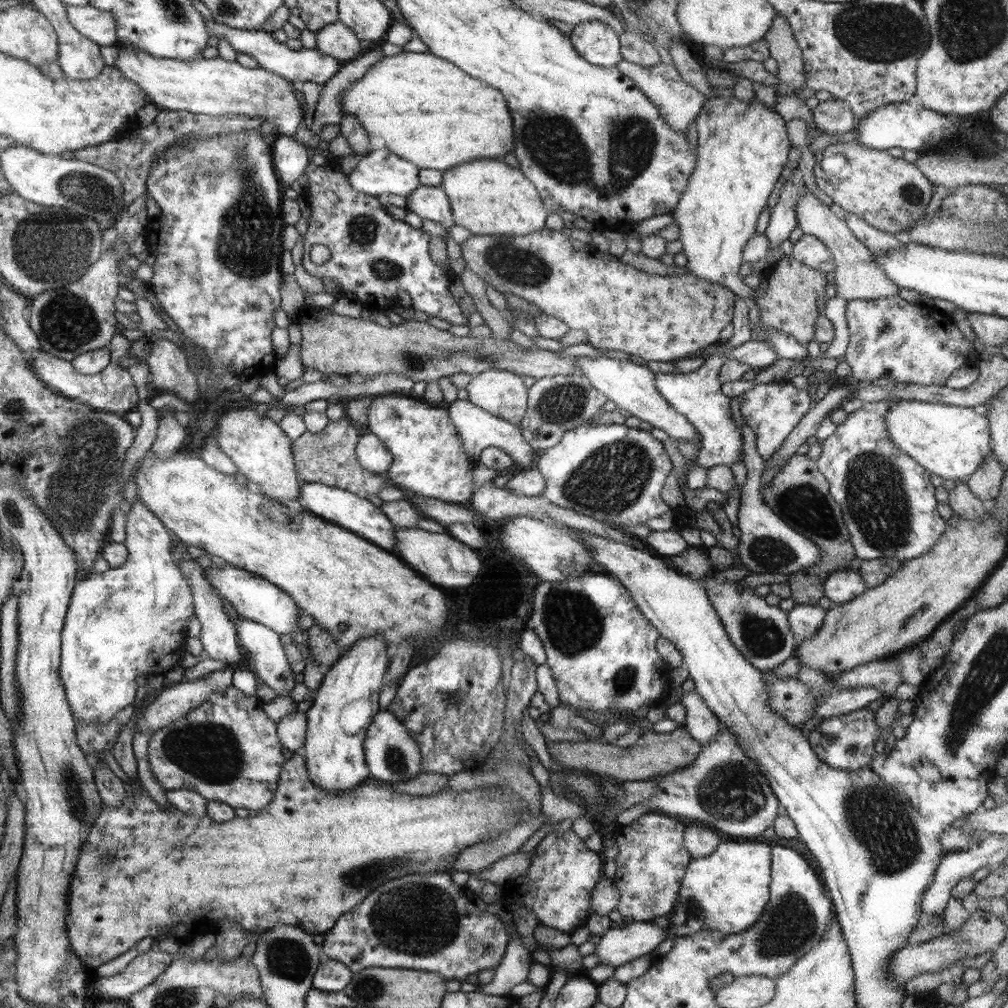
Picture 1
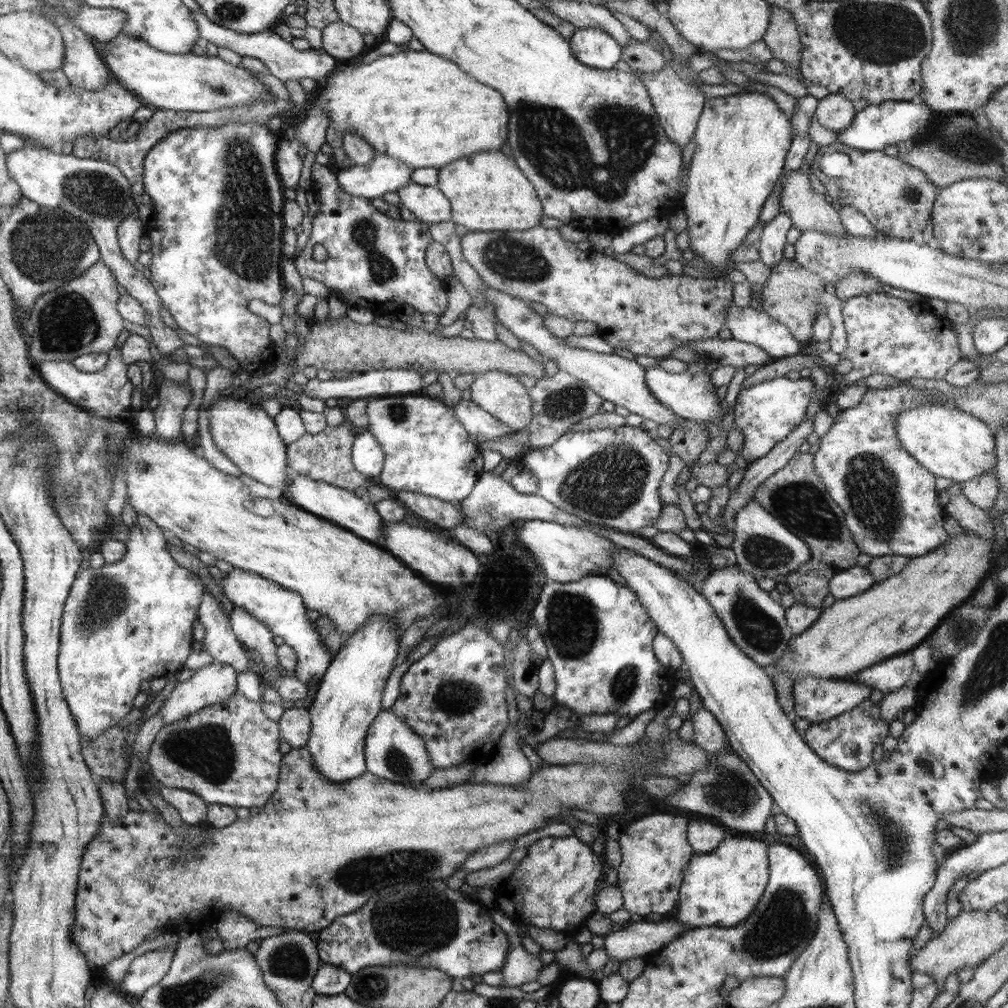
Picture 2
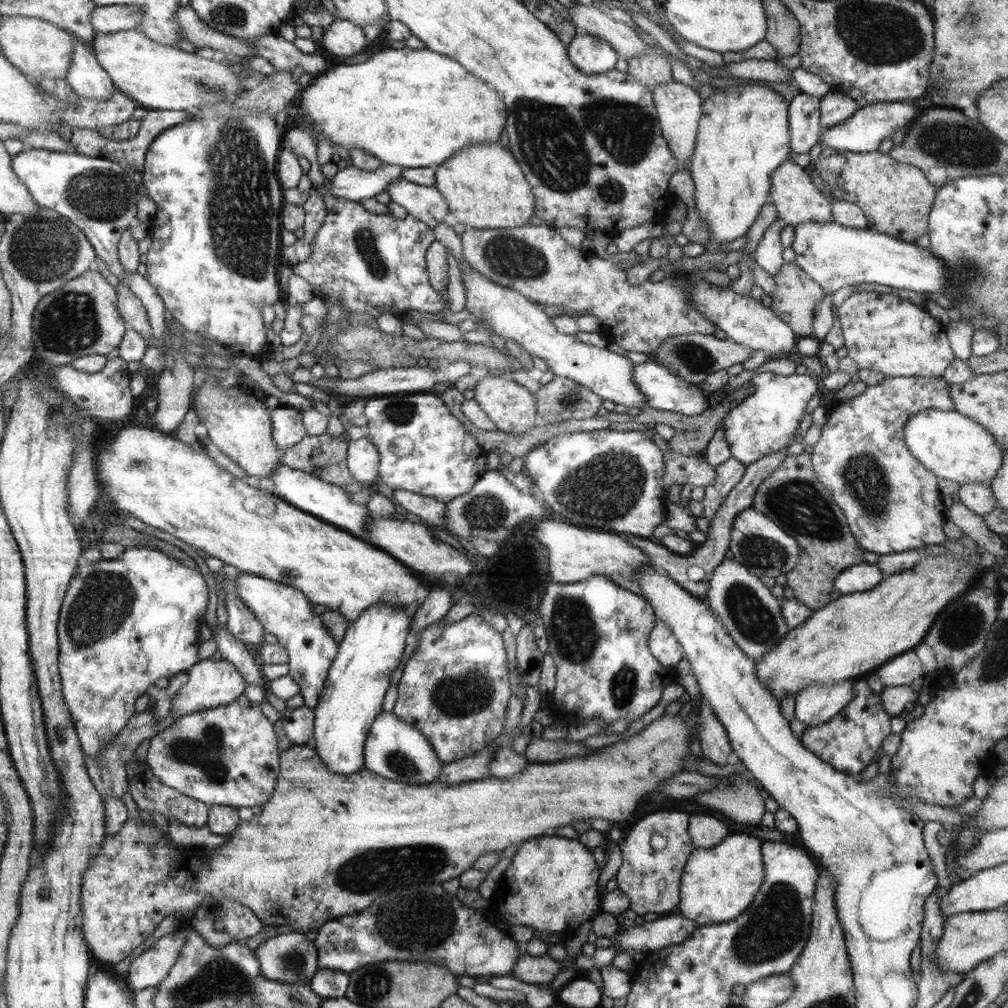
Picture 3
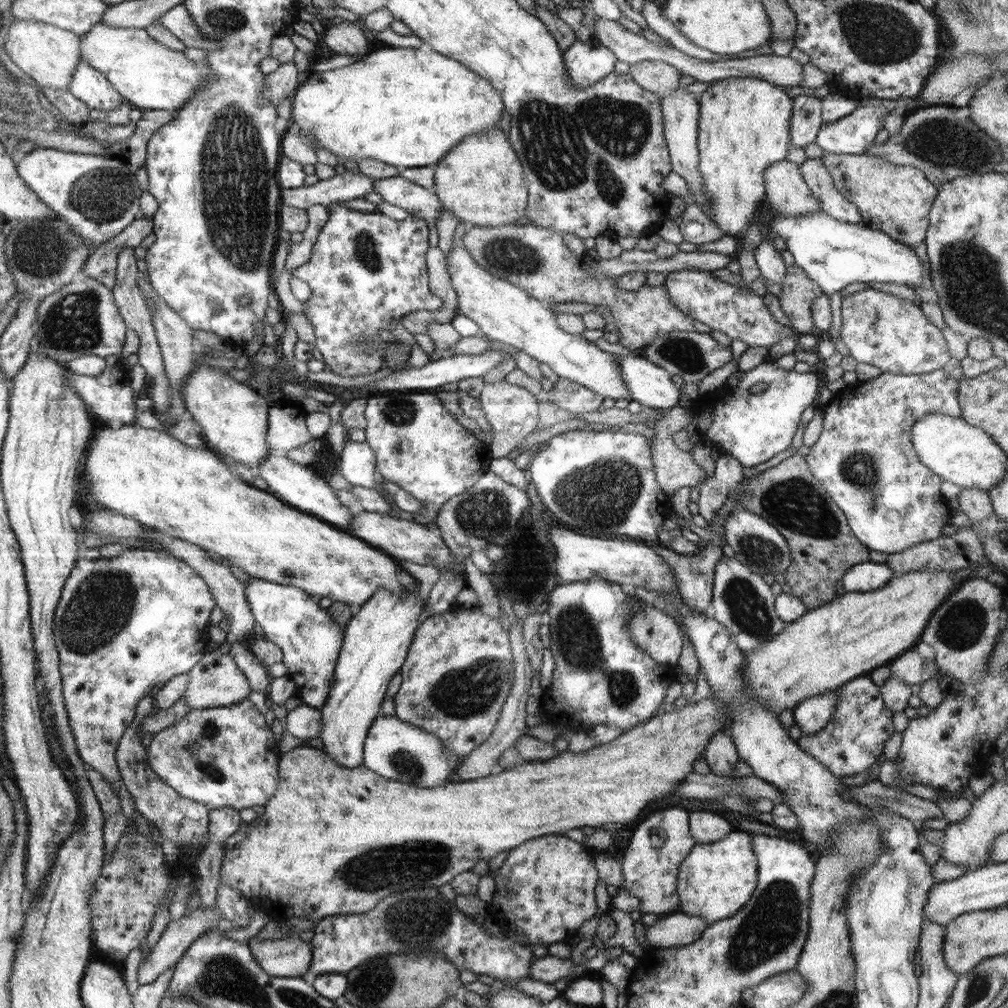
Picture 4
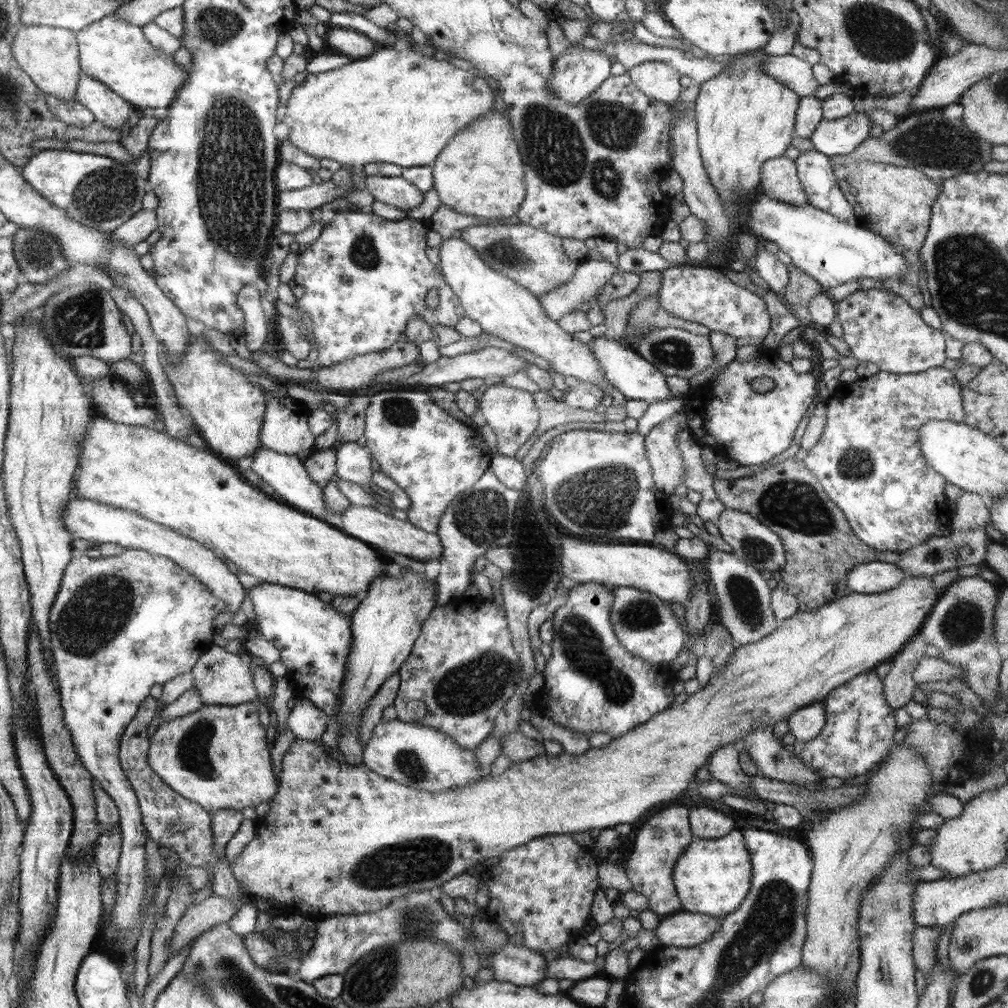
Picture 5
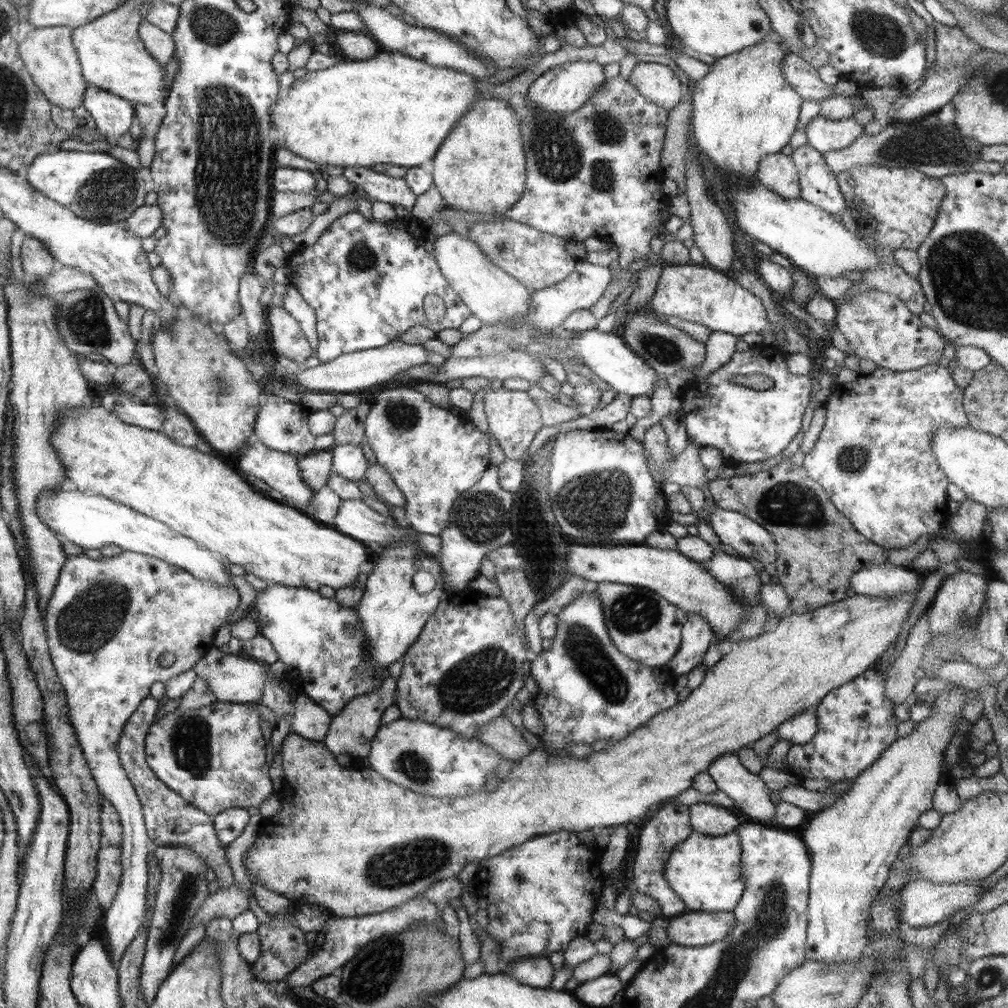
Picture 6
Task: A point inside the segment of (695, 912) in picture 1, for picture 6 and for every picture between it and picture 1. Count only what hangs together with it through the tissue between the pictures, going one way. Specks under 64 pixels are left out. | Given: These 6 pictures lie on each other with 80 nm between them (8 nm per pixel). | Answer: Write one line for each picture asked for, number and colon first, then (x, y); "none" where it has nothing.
2: (721, 888)
3: (717, 884)
4: (716, 879)
5: (712, 877)
6: (704, 871)

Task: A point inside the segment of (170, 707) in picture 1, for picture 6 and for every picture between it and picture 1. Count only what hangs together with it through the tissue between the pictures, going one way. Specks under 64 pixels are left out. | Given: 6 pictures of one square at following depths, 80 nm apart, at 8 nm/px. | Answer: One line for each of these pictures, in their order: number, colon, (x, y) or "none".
2: (215, 682)
3: (212, 683)
4: (216, 681)
5: (223, 678)
6: (232, 678)

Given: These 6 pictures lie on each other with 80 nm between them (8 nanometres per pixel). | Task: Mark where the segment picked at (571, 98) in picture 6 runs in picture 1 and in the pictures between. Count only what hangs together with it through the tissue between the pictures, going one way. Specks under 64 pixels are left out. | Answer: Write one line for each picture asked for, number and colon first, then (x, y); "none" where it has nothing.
1: (596, 42)
2: (592, 47)
3: (591, 55)
4: (586, 63)
5: (579, 72)

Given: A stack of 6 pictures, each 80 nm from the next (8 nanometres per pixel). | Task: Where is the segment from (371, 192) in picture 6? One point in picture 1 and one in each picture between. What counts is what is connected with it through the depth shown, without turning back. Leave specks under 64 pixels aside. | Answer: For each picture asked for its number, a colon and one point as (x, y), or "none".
1: (429, 202)
2: (428, 204)
3: (425, 203)
4: (418, 201)
5: (395, 191)

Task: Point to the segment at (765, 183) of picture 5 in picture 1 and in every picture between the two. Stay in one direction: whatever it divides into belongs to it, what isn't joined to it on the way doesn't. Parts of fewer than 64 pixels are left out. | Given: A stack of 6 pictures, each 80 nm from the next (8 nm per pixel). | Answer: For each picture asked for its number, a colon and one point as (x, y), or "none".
1: (857, 276)
2: (808, 210)
3: (796, 199)
4: (786, 192)

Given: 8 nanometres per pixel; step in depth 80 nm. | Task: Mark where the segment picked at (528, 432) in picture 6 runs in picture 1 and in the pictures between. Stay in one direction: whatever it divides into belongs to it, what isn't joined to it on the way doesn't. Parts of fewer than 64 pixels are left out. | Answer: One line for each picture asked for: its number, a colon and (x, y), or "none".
1: (503, 394)
2: (501, 395)
3: (512, 408)
4: (513, 412)
5: (512, 414)

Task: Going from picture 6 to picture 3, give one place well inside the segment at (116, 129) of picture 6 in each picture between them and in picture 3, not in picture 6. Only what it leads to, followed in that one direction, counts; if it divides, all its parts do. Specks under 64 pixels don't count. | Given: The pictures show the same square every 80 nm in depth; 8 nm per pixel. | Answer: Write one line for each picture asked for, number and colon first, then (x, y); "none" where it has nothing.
3: (87, 79)
4: (89, 86)
5: (109, 108)

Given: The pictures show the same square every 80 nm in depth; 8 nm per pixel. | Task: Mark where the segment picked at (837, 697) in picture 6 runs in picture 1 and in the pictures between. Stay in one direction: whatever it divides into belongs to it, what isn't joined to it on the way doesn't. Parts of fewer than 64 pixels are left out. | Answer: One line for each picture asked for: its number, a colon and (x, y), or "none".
1: (847, 742)
2: (848, 742)
3: (849, 742)
4: (853, 739)
5: (860, 725)

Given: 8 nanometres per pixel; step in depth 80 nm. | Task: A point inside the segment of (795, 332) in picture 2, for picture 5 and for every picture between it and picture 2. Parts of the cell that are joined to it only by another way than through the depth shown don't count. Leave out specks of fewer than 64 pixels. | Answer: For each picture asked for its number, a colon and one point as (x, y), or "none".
3: (794, 300)
4: (798, 291)
5: (802, 288)

